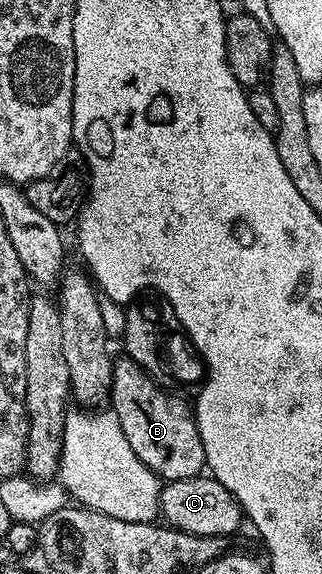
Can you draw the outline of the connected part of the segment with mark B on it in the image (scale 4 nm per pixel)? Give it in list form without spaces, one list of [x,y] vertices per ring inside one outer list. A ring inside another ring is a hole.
[[[121,358],[112,364],[110,410],[121,422],[122,433],[125,434],[130,449],[161,480],[197,478],[205,470],[206,464],[193,408],[189,404],[187,407],[178,396],[163,391],[151,379],[153,376],[134,360]]]

